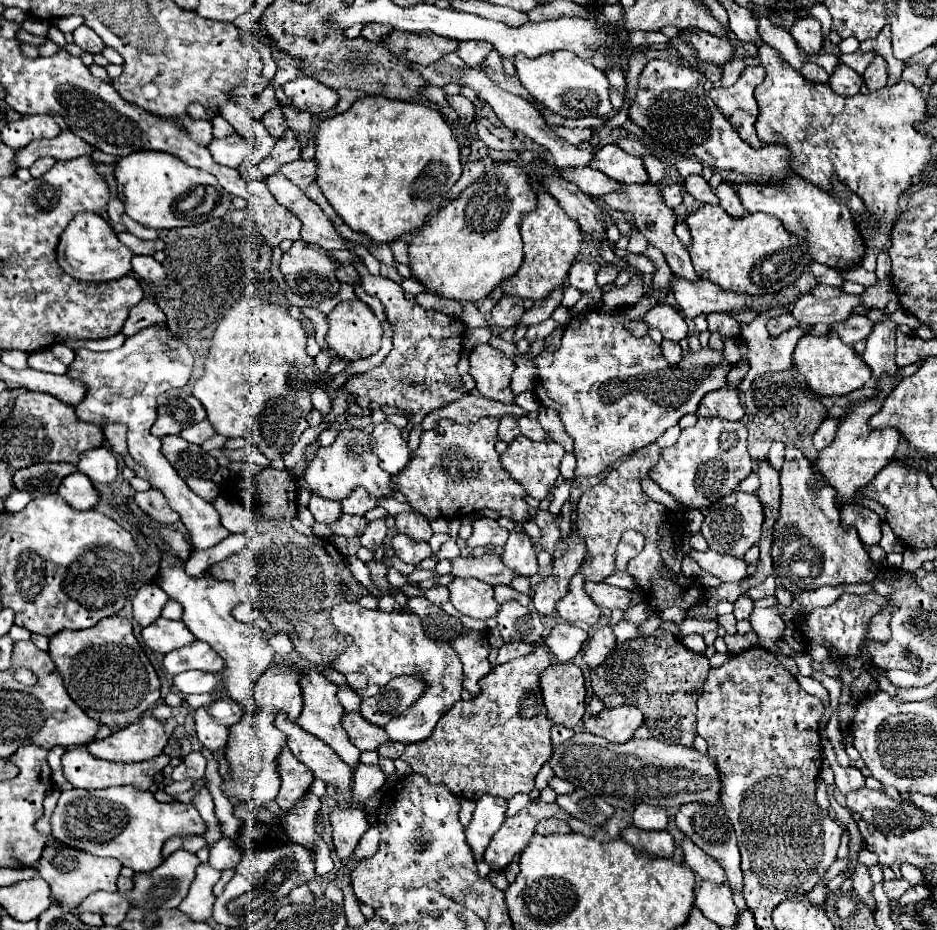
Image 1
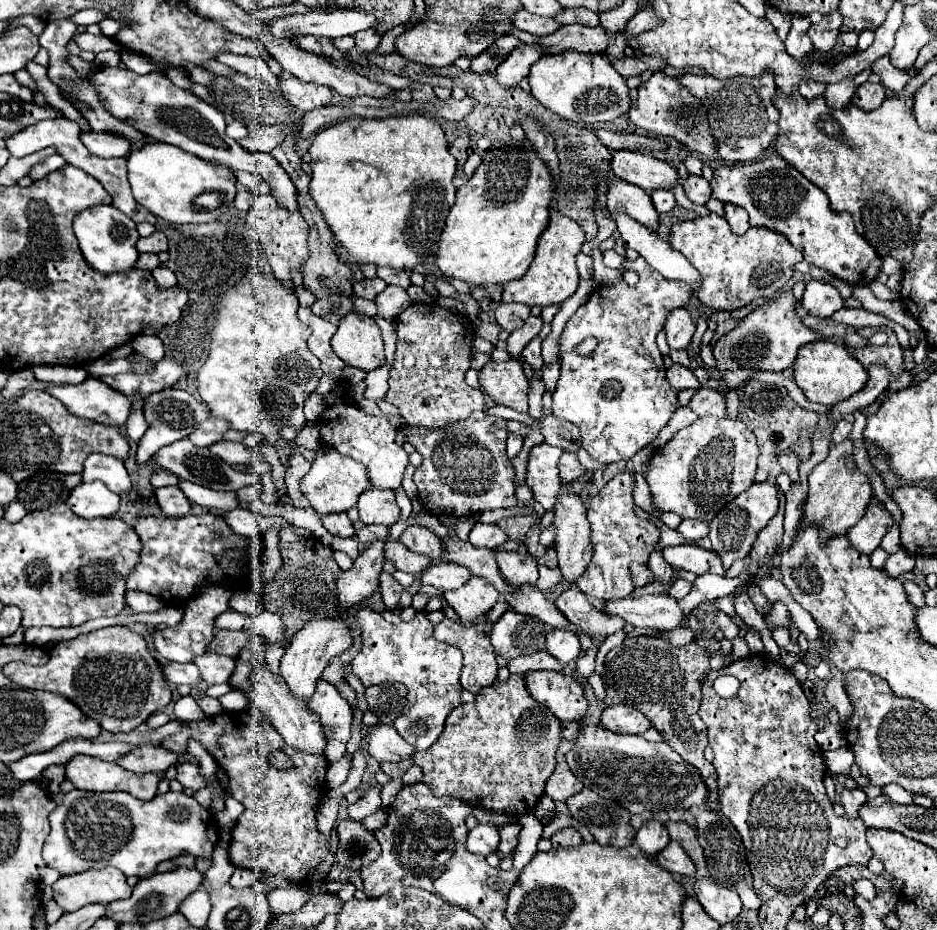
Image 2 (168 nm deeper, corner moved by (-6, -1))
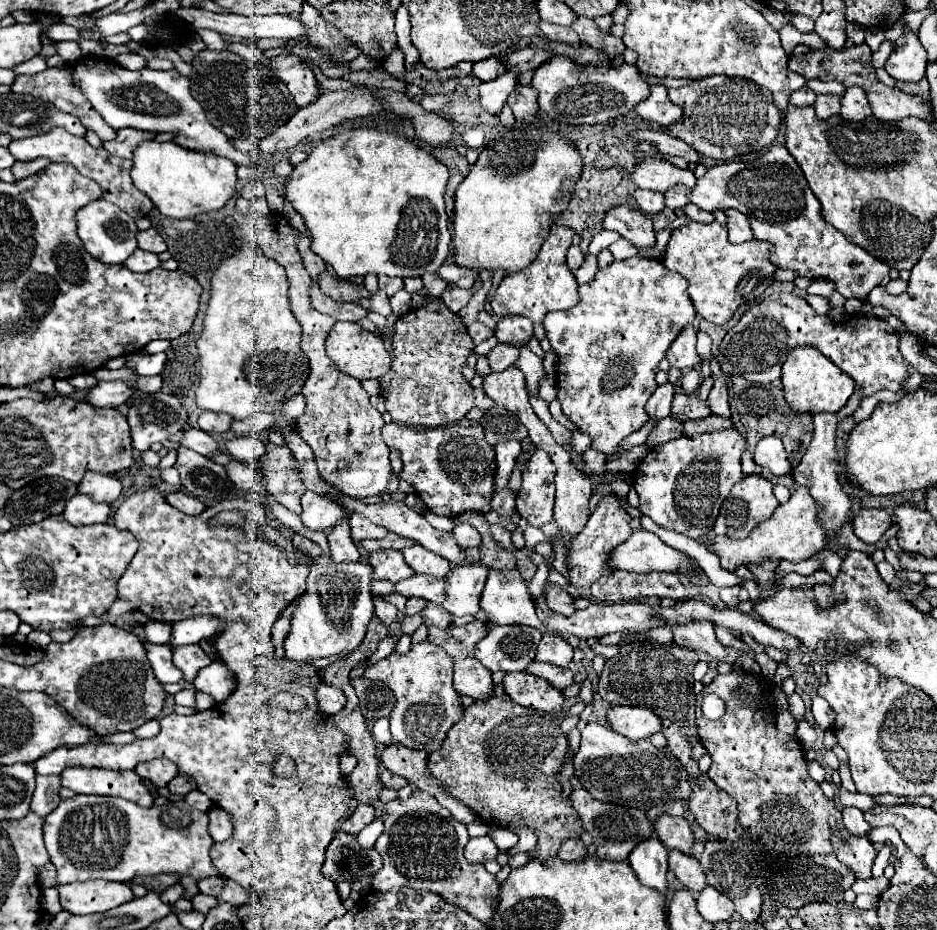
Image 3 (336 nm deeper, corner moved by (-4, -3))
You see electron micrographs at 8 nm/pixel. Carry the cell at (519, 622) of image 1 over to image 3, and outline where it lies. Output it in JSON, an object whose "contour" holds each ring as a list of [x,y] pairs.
{"contour":[[[525,625],[491,627],[475,647],[475,659],[491,673],[525,671],[537,653],[541,633]]]}

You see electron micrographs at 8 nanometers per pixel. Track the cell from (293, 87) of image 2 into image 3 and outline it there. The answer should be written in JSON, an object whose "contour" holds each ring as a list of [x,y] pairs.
{"contour":[[[283,53],[271,59],[271,69],[287,85],[297,107],[305,107],[319,95],[319,85],[313,71],[293,53]]]}

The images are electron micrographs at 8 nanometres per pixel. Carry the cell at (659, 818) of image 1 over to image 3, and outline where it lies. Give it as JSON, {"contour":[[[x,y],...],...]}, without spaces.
{"contour":[[[651,837],[639,843],[629,855],[629,863],[637,879],[651,889],[657,889],[661,895],[667,895],[667,849],[657,837]]]}

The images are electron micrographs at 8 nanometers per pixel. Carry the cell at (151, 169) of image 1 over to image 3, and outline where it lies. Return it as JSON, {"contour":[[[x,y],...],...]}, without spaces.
{"contour":[[[143,141],[133,153],[133,183],[153,205],[173,219],[187,219],[199,213],[221,209],[235,193],[237,165],[231,159],[215,157],[215,153],[195,153],[173,141]]]}

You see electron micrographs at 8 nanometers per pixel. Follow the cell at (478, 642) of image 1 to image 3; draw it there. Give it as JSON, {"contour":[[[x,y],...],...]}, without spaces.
{"contour":[[[477,621],[475,623],[469,623],[469,625],[463,625],[463,627],[449,627],[449,629],[437,629],[437,627],[429,627],[429,635],[427,639],[433,641],[435,645],[443,647],[447,651],[447,655],[451,655],[453,659],[453,669],[455,669],[455,675],[453,675],[453,687],[459,695],[467,695],[475,701],[483,701],[483,699],[489,699],[491,697],[491,691],[493,691],[493,681],[491,681],[491,673],[489,669],[485,669],[473,655],[475,651],[475,645],[479,643],[479,639],[483,639],[487,635],[487,625],[483,621]]]}

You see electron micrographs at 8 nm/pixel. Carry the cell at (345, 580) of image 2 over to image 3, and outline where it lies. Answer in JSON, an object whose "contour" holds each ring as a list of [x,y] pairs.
{"contour":[[[321,555],[311,561],[311,571],[307,577],[307,591],[293,603],[295,611],[291,617],[291,629],[283,641],[285,657],[293,661],[319,661],[345,657],[357,649],[367,633],[367,625],[373,617],[373,595],[369,591],[373,567],[367,563],[335,563],[331,557]]]}

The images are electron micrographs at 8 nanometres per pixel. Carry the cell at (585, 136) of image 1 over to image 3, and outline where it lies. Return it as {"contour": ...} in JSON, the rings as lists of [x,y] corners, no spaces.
{"contour":[[[643,129],[643,131],[633,131],[631,137],[633,137],[633,139],[639,139],[639,141],[647,139],[647,141],[651,141],[651,143],[655,143],[657,149],[659,149],[659,155],[679,155],[679,157],[683,157],[687,163],[693,163],[693,165],[703,163],[701,153],[697,153],[695,149],[691,149],[691,145],[687,145],[685,141],[675,139],[675,137],[671,137],[671,135],[663,133],[663,131]]]}

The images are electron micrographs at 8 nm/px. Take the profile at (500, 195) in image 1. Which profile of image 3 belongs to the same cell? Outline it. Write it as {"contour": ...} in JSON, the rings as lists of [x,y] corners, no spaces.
{"contour":[[[517,123],[513,129],[503,129],[479,153],[477,163],[457,187],[455,193],[455,229],[453,251],[455,263],[469,269],[503,269],[517,273],[533,263],[543,241],[549,237],[551,223],[567,209],[567,203],[581,177],[581,157],[575,143],[551,129],[533,123]]]}

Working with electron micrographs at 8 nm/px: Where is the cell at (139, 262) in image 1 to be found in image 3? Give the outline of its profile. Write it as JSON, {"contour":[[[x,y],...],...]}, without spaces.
{"contour":[[[135,249],[133,255],[125,261],[125,267],[129,267],[131,271],[137,271],[137,273],[147,273],[147,271],[153,271],[159,267],[159,259],[155,253]]]}

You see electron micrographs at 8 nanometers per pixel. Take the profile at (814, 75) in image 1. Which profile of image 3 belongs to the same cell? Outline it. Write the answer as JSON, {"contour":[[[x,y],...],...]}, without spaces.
{"contour":[[[803,87],[803,89],[797,89],[797,91],[791,95],[789,105],[795,105],[795,107],[811,107],[811,105],[815,103],[815,97],[817,97],[817,95],[815,95],[811,89]]]}

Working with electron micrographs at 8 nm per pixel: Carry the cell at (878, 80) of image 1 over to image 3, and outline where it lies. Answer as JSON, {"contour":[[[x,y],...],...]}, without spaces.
{"contour":[[[849,87],[841,99],[839,115],[847,121],[865,121],[871,115],[867,95],[861,87]]]}

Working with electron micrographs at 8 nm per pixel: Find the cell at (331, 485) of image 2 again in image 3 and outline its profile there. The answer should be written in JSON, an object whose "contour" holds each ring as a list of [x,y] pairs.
{"contour":[[[305,491],[301,505],[301,521],[311,531],[329,531],[345,517],[343,507],[329,495],[315,495],[313,491]]]}

